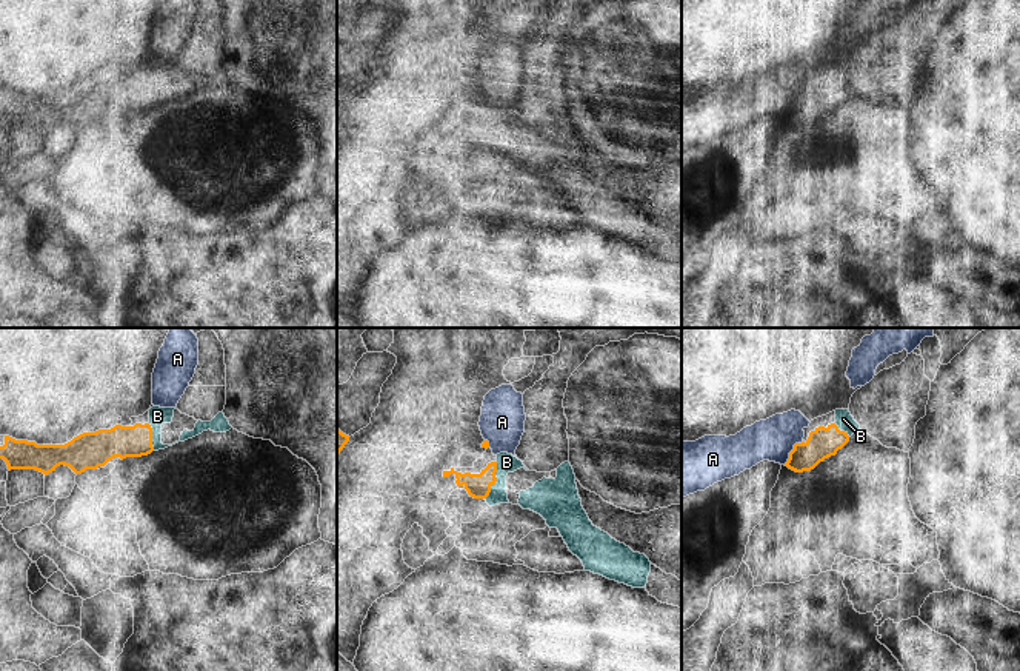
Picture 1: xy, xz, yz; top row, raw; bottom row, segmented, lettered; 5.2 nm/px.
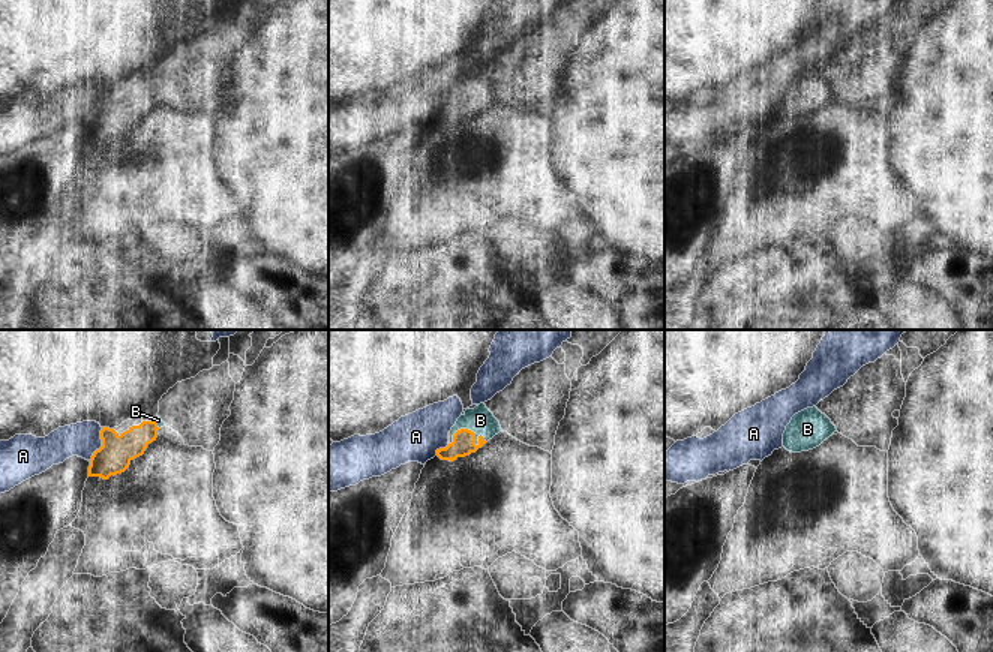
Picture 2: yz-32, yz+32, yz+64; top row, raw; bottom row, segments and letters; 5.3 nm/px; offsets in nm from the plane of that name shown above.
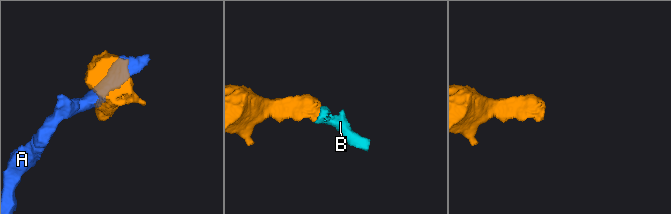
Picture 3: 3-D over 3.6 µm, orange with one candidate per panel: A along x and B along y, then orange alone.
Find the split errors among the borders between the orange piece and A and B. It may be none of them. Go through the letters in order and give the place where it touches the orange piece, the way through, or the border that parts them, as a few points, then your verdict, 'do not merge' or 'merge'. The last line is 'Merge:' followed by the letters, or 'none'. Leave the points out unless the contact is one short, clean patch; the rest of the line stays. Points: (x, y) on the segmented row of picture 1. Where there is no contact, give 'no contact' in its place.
A: yz (793, 450) | along yz (803, 440), (794, 445), (783, 464) | do not merge
B: xz (496, 480) | across xz (477, 485), (488, 485), (496, 480), (496, 473), (506, 462) | merge
Merge: B

